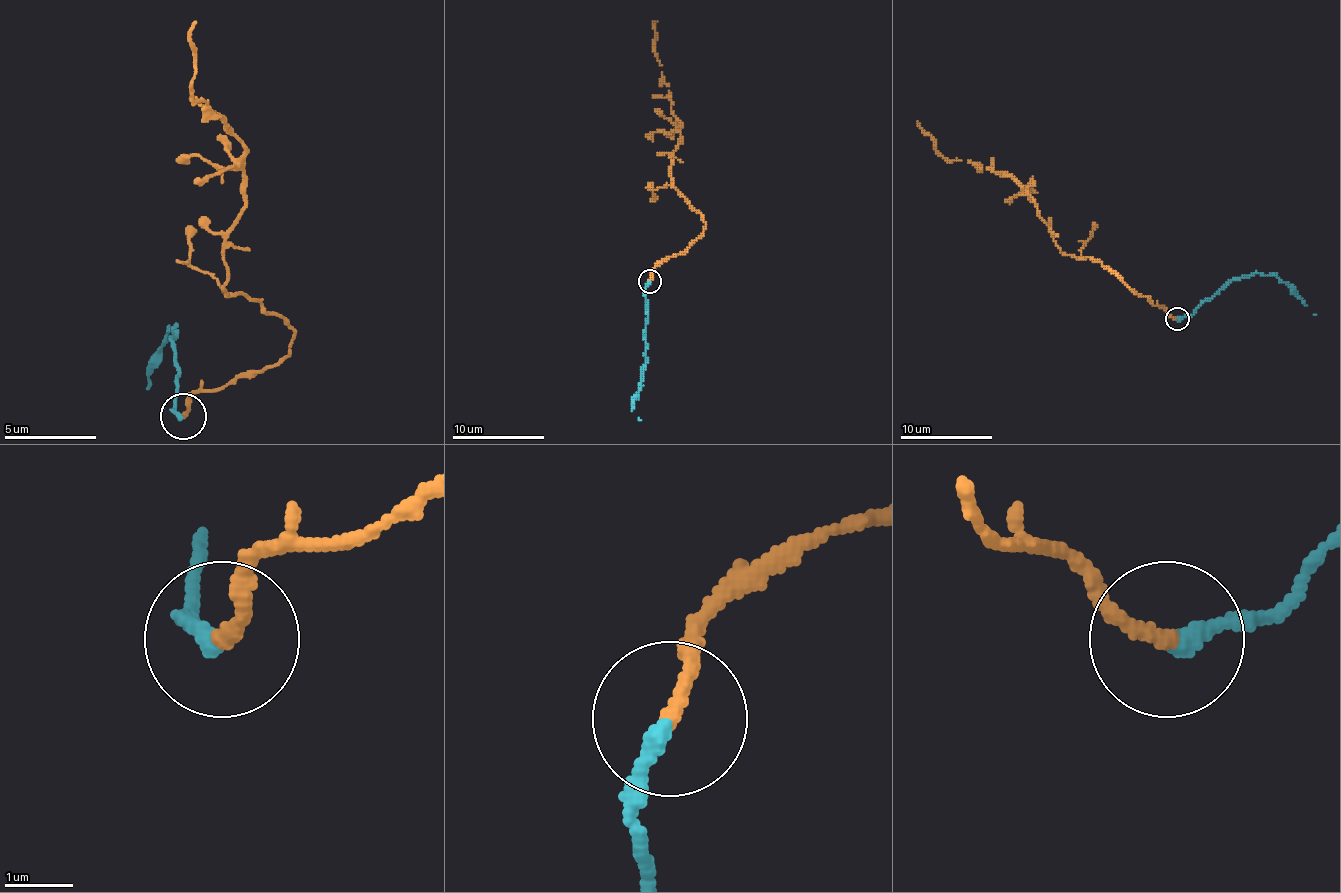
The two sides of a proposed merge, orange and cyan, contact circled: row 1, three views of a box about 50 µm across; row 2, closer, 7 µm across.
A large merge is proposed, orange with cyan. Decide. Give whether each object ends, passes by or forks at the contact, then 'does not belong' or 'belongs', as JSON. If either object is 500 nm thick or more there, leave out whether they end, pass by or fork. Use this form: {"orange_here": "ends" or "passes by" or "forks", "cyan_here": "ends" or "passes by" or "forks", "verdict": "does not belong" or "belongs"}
{"orange_here": "ends", "cyan_here": "ends", "verdict": "belongs"}

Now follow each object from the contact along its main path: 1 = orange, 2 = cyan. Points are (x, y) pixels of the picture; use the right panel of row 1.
1: (1178, 319), (1138, 296), (1099, 261), (1065, 255), (1037, 204), (1016, 183), (968, 160), (945, 158), (917, 121)
2: (1178, 319), (1189, 317), (1233, 280), (1256, 273), (1277, 275), (1316, 314)

